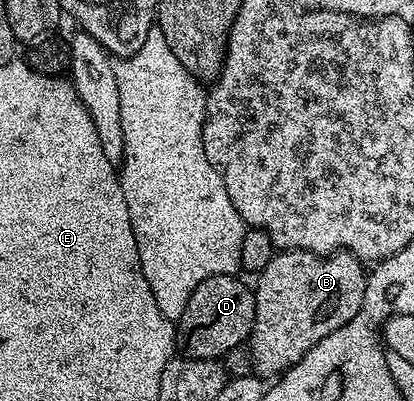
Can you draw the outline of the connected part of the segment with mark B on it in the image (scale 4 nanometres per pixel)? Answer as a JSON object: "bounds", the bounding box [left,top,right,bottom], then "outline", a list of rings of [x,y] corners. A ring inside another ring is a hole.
{"bounds":[248,249,367,379],"outline":[[[303,249],[275,252],[272,263],[256,277],[254,322],[248,338],[253,372],[262,379],[277,378],[300,363],[320,339],[344,327],[364,303],[367,276],[367,266],[345,251],[329,255]]]}

